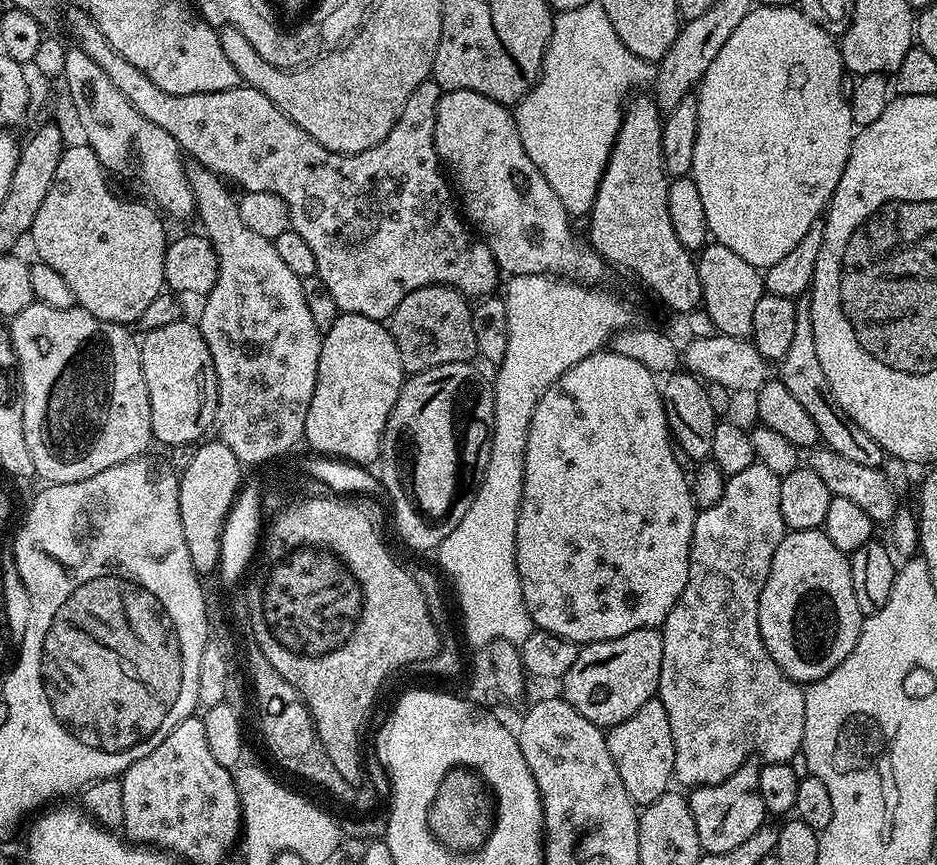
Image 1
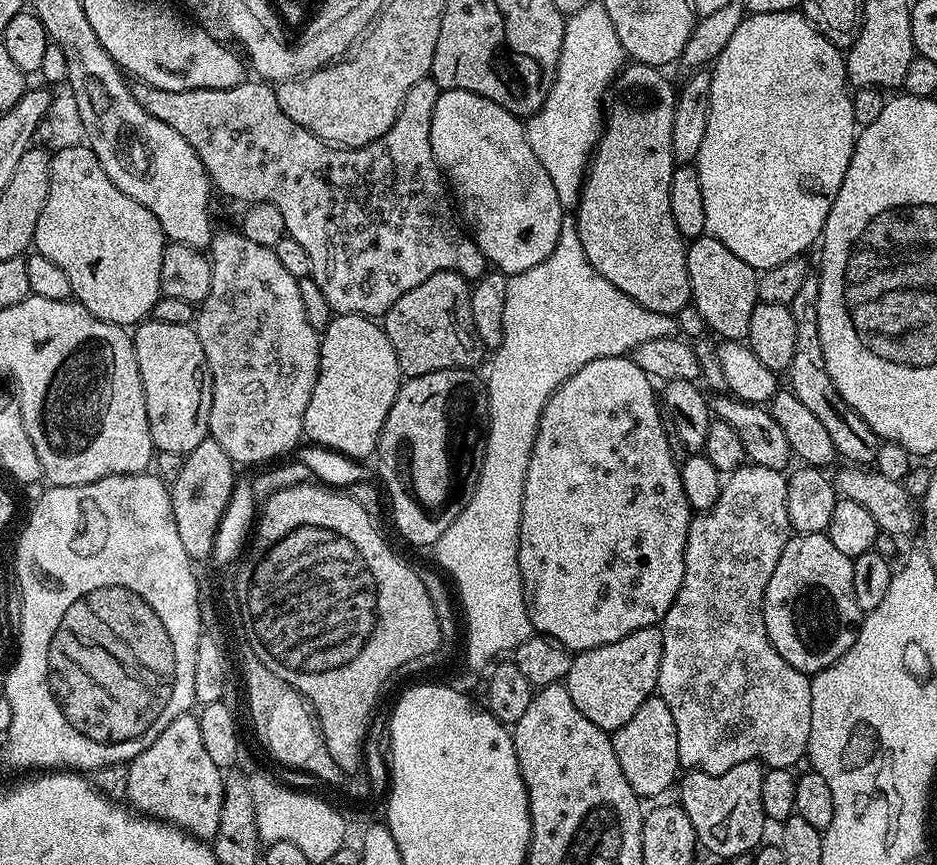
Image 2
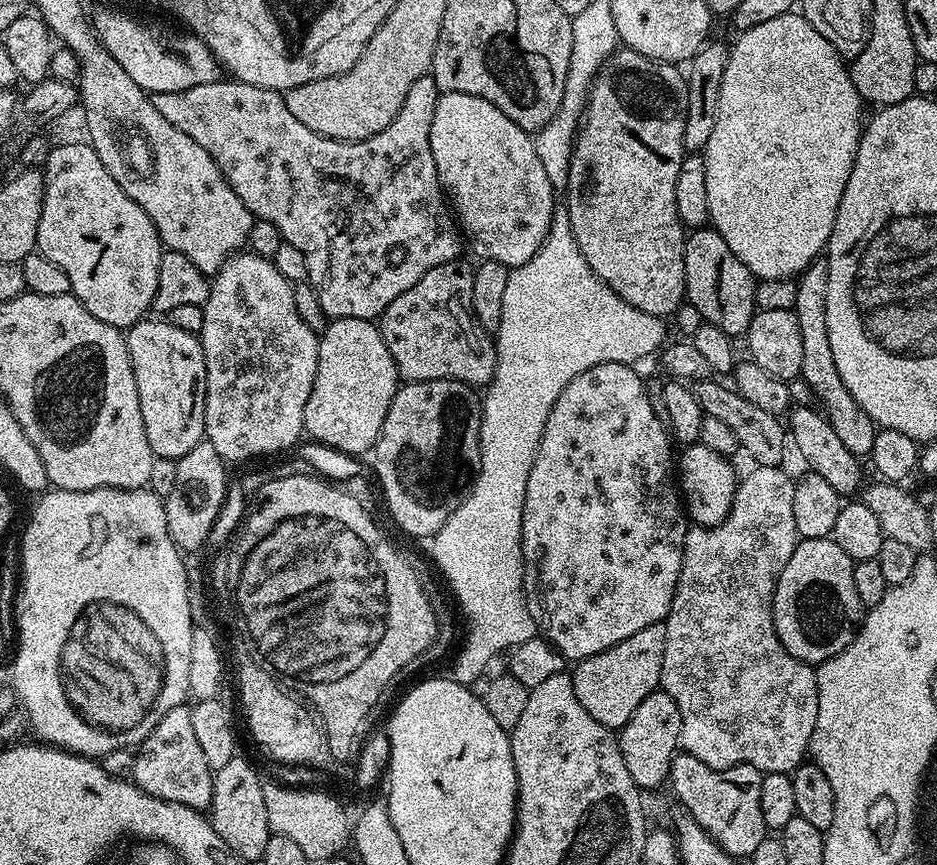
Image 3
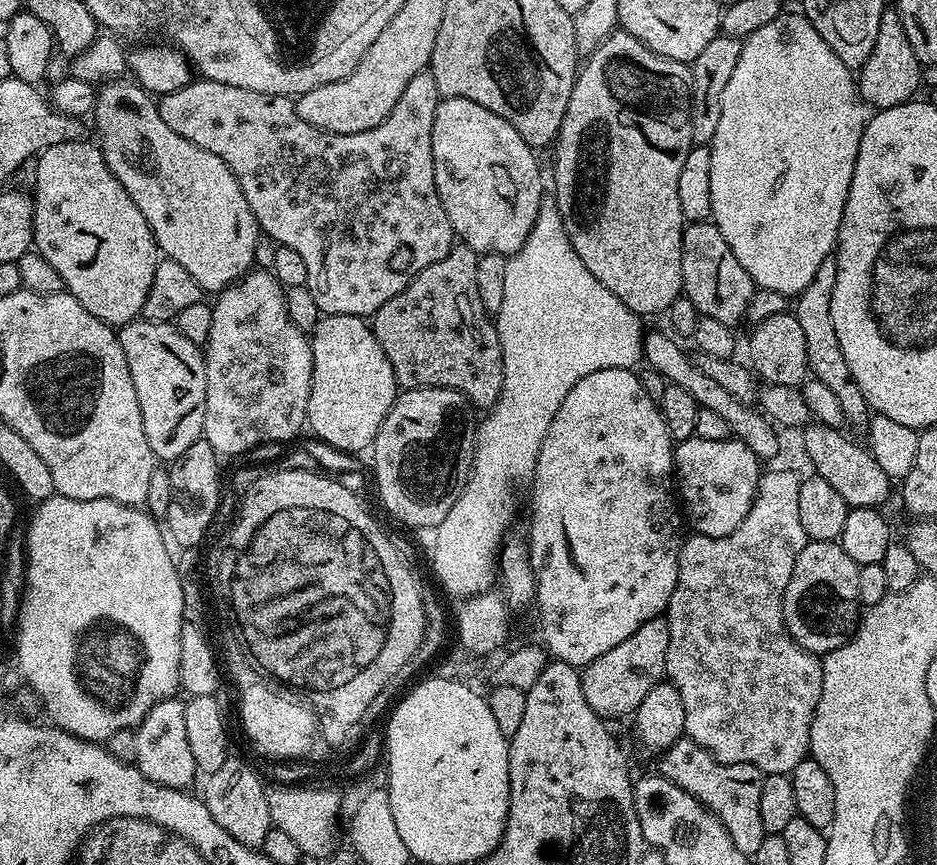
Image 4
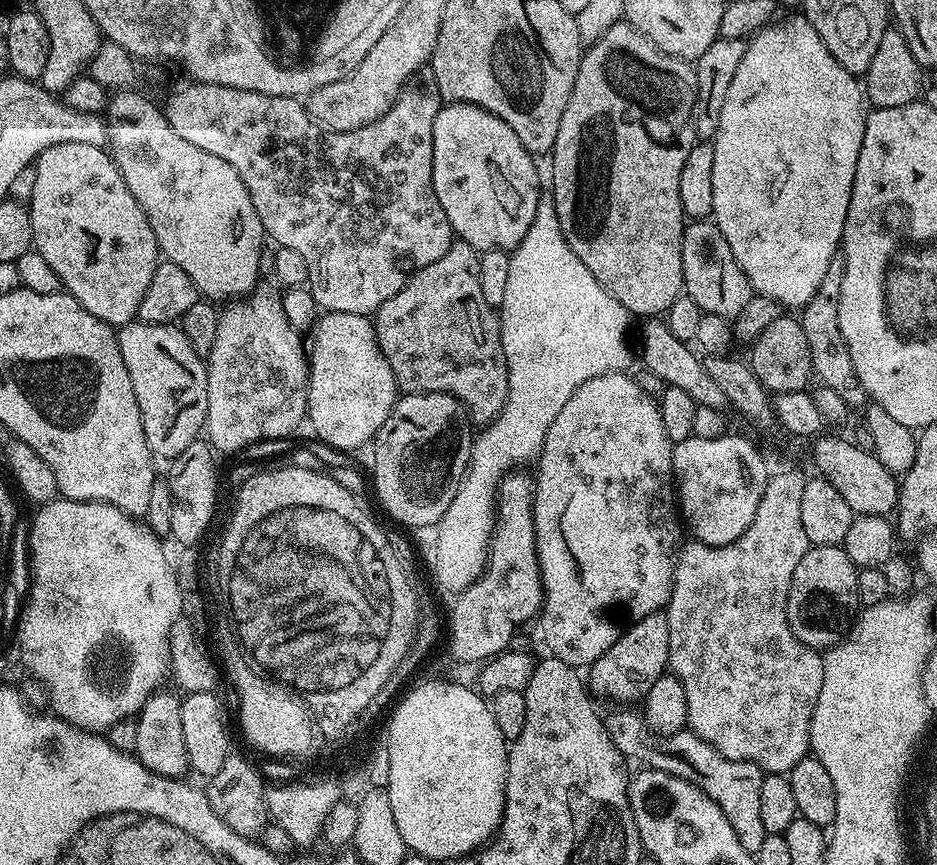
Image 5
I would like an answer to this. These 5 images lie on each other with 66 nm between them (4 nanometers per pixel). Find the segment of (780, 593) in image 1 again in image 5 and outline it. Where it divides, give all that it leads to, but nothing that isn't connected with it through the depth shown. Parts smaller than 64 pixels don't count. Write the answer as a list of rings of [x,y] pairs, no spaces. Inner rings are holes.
[[[839,544],[812,546],[794,566],[788,595],[788,621],[794,634],[806,646],[817,650],[834,647],[848,635],[861,607],[858,598],[858,569]]]

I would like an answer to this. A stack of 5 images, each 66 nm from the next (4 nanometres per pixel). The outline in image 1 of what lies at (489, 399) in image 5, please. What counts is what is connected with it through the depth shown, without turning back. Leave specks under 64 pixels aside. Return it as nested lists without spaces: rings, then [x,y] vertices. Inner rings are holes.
[[[427,284],[406,294],[390,317],[390,331],[398,346],[398,358],[405,373],[469,363],[477,355],[472,310],[469,297],[446,284]]]

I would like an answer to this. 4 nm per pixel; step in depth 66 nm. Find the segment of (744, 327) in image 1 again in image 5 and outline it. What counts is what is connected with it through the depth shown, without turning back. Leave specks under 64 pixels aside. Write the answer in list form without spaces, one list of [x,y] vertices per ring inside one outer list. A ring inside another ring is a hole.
[[[711,219],[691,221],[685,227],[682,238],[682,274],[684,275],[684,292],[694,302],[698,302],[701,312],[734,318],[750,302],[754,295],[752,283],[746,278],[742,266],[730,250],[730,242],[722,230]]]

